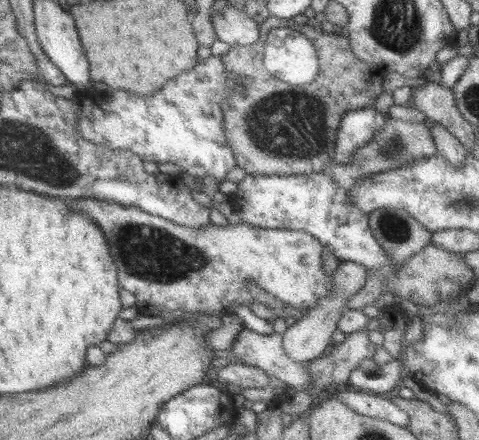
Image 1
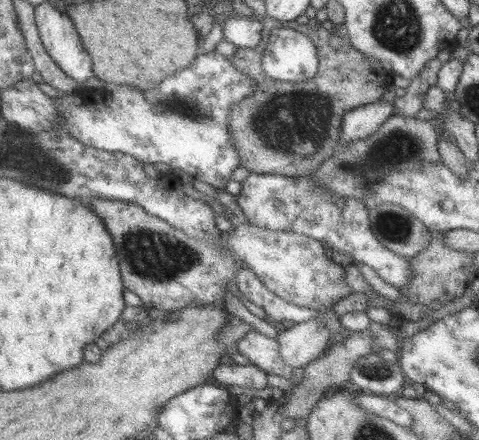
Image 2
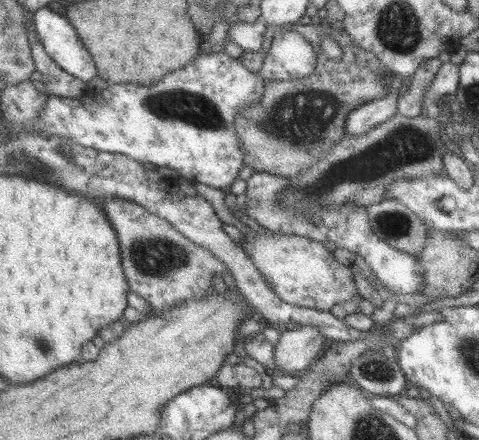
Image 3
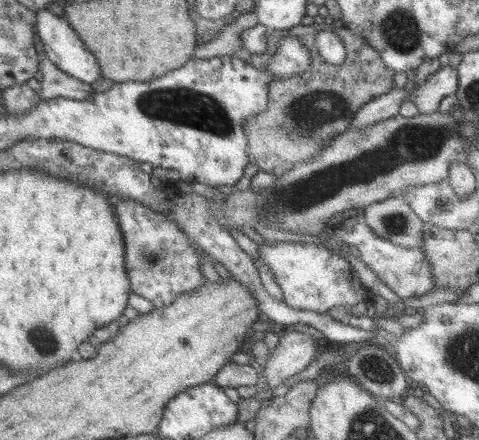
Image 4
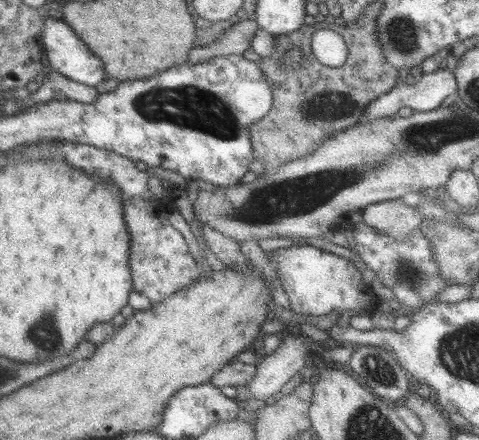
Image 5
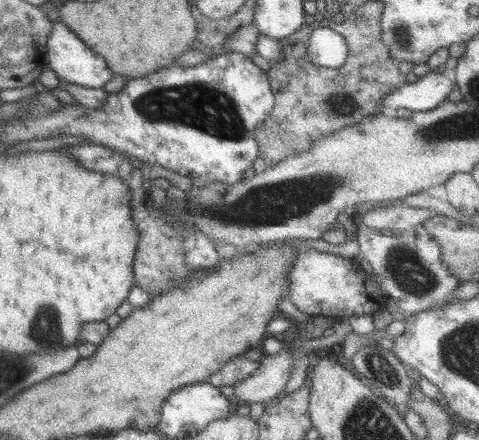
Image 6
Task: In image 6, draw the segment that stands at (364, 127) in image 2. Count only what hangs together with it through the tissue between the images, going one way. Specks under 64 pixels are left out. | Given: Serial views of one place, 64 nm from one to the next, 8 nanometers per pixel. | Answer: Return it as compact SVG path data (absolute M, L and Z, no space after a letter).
M435 70L425 78L419 78L415 84L405 84L399 90L395 90L391 96L387 96L381 112L393 114L399 108L407 108L411 112L435 110L449 98L455 86L457 82L451 80L447 72Z

